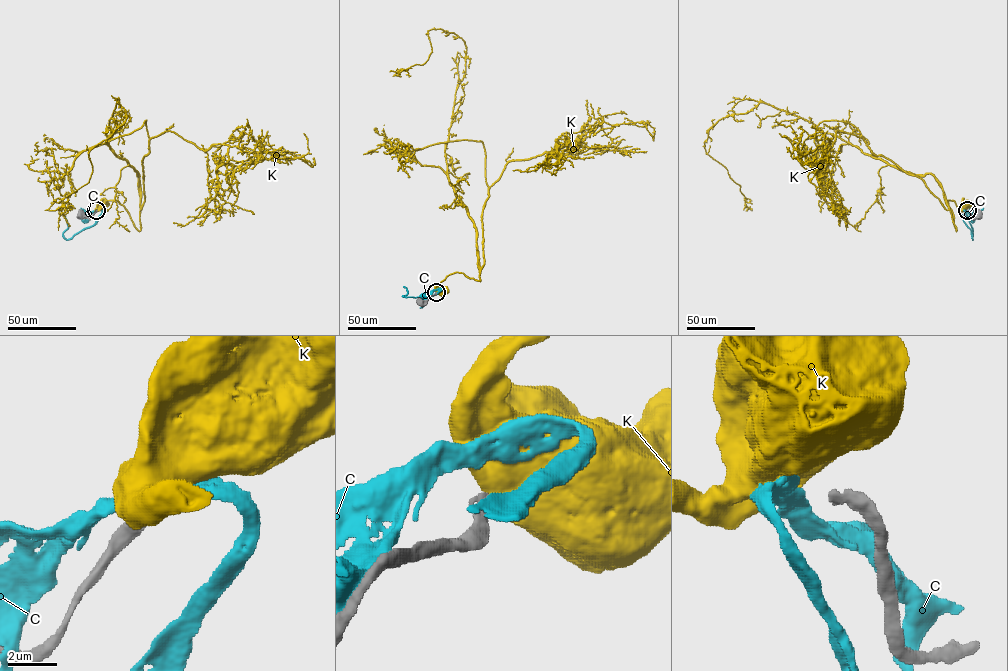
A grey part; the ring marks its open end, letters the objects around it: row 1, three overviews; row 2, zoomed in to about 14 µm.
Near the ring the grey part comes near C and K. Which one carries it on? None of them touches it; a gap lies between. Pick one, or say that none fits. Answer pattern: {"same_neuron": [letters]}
{"same_neuron": []}

